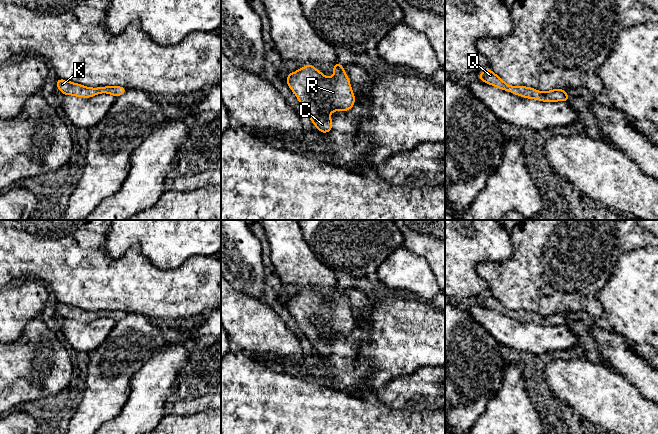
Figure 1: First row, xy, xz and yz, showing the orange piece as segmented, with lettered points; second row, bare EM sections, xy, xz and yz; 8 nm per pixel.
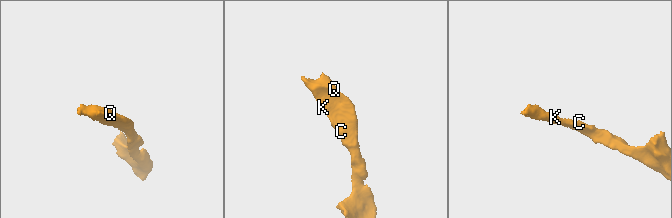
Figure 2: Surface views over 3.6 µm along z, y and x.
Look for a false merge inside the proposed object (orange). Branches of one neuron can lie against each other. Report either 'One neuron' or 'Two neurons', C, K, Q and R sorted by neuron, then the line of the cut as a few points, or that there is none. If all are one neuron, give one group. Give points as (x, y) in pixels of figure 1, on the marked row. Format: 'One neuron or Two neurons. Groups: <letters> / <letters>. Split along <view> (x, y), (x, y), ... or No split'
One neuron. Groups: C K Q R. No split

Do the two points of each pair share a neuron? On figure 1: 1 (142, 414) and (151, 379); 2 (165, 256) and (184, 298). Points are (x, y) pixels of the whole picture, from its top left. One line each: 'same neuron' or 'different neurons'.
1: same neuron
2: different neurons

